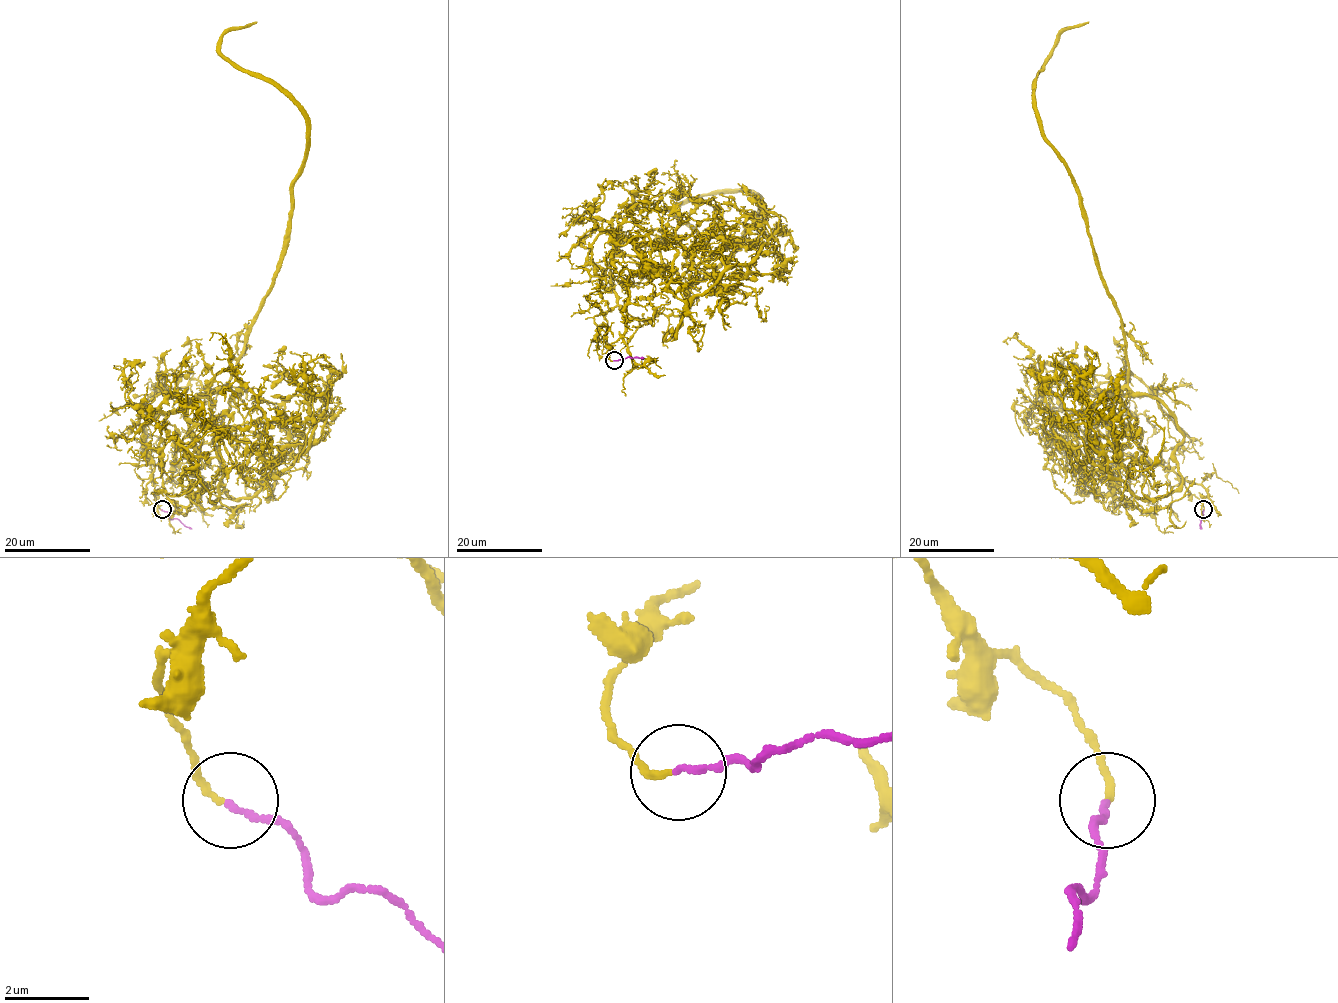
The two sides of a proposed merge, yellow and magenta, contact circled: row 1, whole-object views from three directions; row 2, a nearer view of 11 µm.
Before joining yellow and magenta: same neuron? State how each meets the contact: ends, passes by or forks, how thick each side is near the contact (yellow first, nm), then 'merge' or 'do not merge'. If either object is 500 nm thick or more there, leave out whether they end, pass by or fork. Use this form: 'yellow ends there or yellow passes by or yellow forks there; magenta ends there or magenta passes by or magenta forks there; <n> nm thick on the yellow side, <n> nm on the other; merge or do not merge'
yellow ends there; magenta ends there; 130 nm thick on the yellow side, 150 nm on the other; merge

